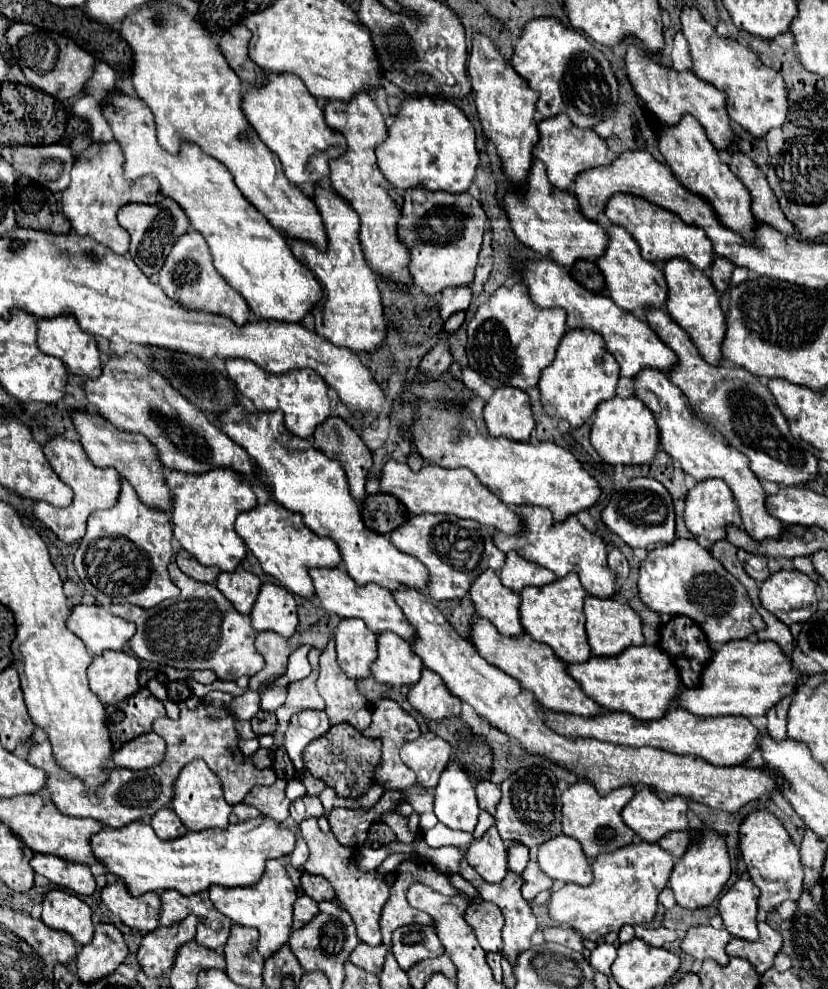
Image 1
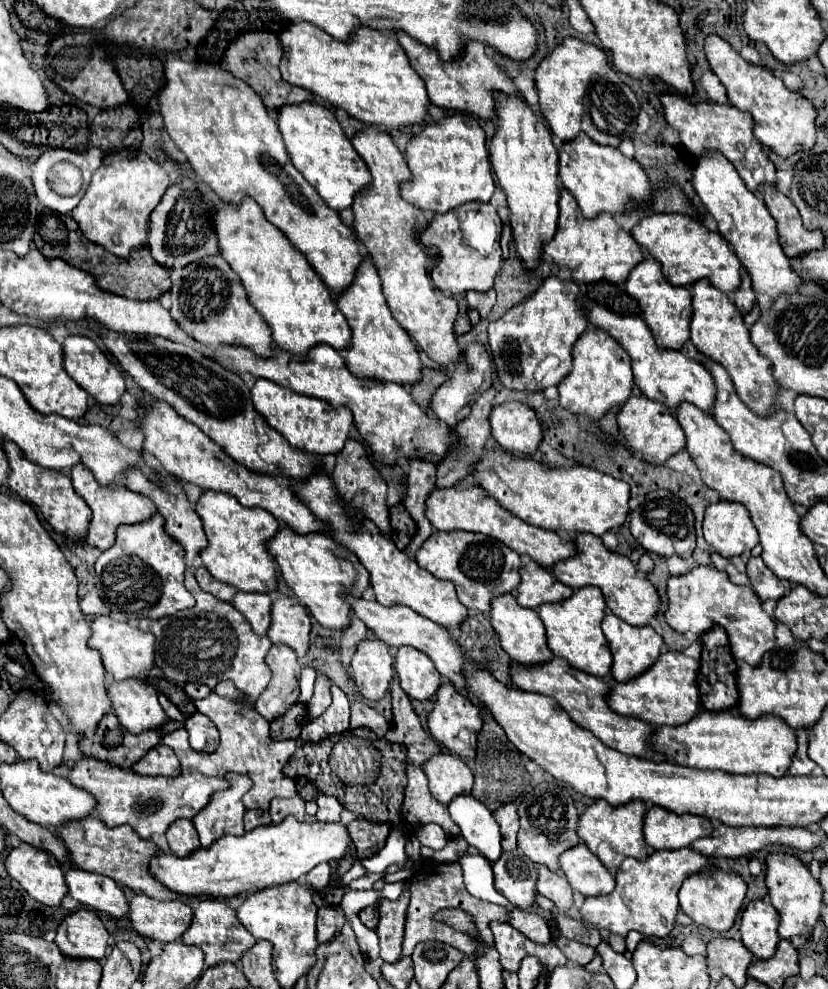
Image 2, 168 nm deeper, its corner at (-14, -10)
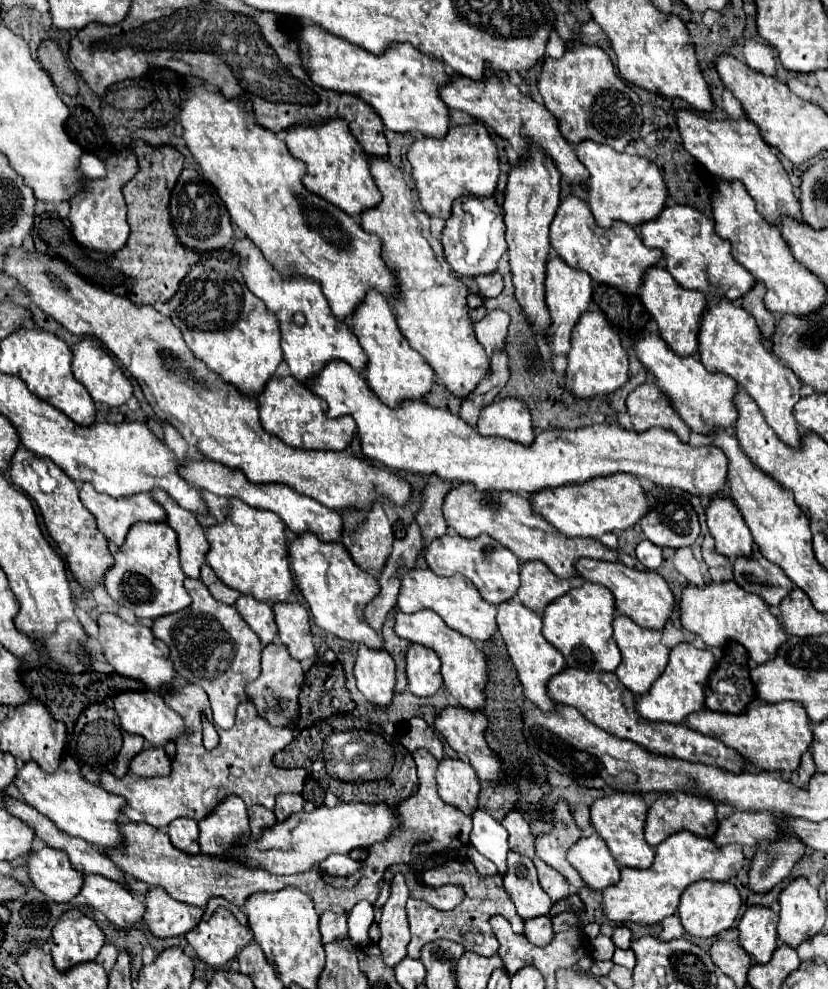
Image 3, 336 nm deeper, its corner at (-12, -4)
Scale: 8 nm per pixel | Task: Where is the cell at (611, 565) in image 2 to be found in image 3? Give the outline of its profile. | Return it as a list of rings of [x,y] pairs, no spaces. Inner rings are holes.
[[[580,558],[576,562],[576,572],[586,582],[606,586],[612,592],[614,600],[616,600],[616,612],[632,618],[642,628],[662,630],[662,626],[666,624],[666,620],[672,614],[674,596],[672,596],[668,584],[664,582],[664,578],[656,572],[644,572],[644,570],[628,568],[620,562],[604,562],[604,560],[592,560],[592,558]]]

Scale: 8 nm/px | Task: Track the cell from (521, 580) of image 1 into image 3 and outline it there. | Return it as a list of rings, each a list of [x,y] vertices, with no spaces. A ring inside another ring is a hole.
[[[538,560],[522,564],[520,580],[522,584],[516,596],[526,608],[534,610],[536,614],[542,614],[550,602],[554,602],[556,598],[564,596],[570,590],[568,580],[552,574],[548,566],[544,566],[544,562]]]

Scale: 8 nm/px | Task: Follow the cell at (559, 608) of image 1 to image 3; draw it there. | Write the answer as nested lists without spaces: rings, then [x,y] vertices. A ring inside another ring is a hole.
[[[584,582],[580,588],[572,588],[562,598],[554,600],[544,610],[544,638],[562,652],[564,660],[572,668],[614,672],[620,664],[620,652],[612,638],[612,620],[616,616],[614,596],[606,586]]]

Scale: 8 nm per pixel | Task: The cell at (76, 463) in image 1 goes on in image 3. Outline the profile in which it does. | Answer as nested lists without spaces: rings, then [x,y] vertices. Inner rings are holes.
[[[84,482],[80,488],[80,500],[82,504],[94,514],[98,520],[98,530],[116,546],[120,546],[126,538],[126,532],[136,522],[162,522],[166,520],[164,508],[150,498],[150,494],[134,494],[132,498],[110,498],[108,494],[98,494],[90,482]]]

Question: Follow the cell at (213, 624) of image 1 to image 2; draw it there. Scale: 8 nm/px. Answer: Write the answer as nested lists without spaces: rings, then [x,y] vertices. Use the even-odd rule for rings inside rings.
[[[186,570],[186,588],[196,598],[196,606],[166,616],[162,620],[140,620],[140,630],[156,636],[156,666],[174,682],[198,682],[214,690],[218,682],[230,680],[234,686],[256,700],[270,682],[270,668],[264,662],[272,642],[254,634],[248,620],[230,604],[204,592],[192,570]]]

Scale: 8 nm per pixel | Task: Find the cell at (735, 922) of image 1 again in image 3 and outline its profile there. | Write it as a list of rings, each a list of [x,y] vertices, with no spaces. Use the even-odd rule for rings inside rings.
[[[750,906],[738,922],[740,946],[752,956],[754,962],[764,964],[776,948],[778,914],[768,906]]]

